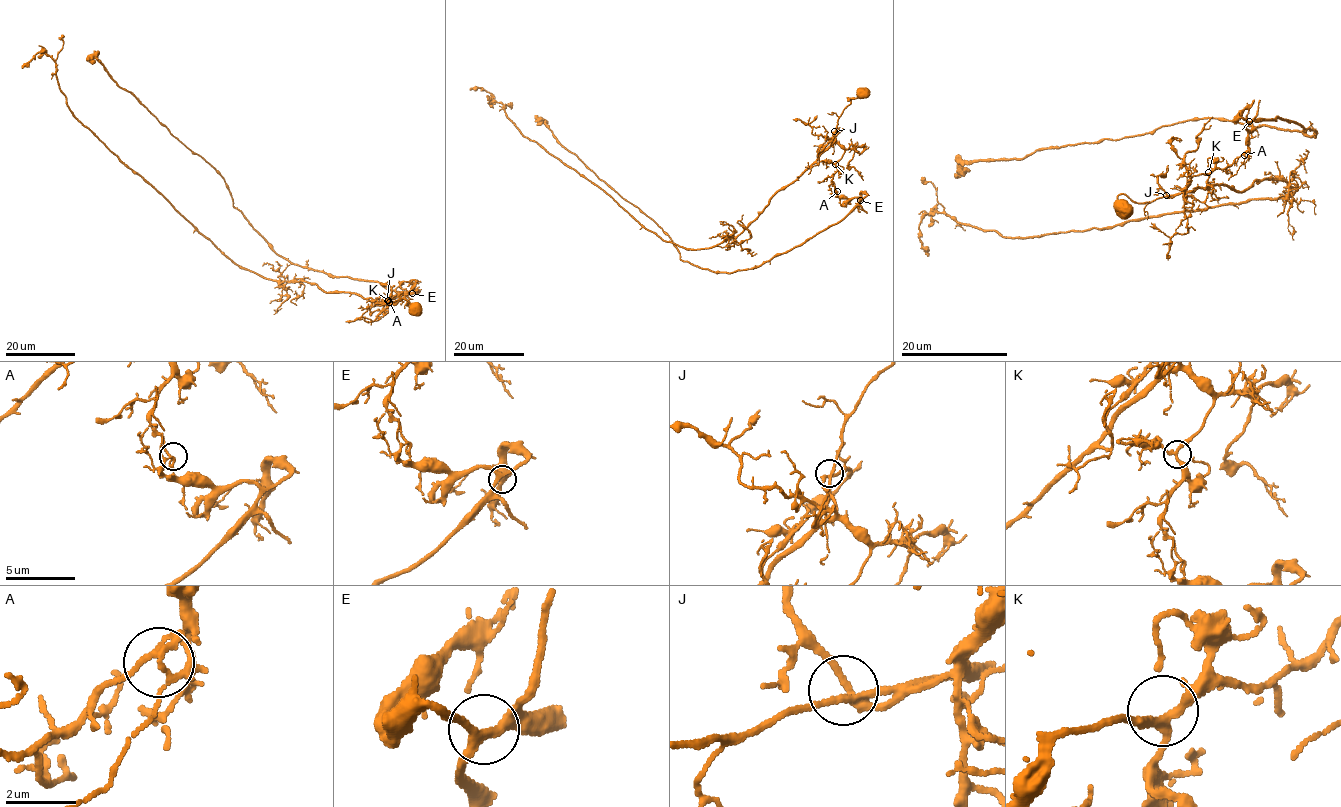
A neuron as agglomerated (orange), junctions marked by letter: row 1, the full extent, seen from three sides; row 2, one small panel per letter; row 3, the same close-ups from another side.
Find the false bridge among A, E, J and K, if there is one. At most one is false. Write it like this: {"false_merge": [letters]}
{"false_merge": ["A"]}

